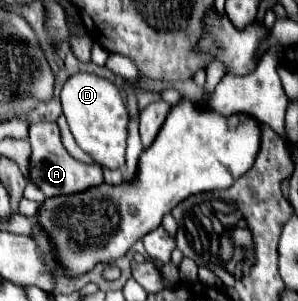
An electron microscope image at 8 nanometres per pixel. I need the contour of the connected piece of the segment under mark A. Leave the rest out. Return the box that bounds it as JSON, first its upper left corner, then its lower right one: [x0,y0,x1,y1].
[29,123,103,197]

